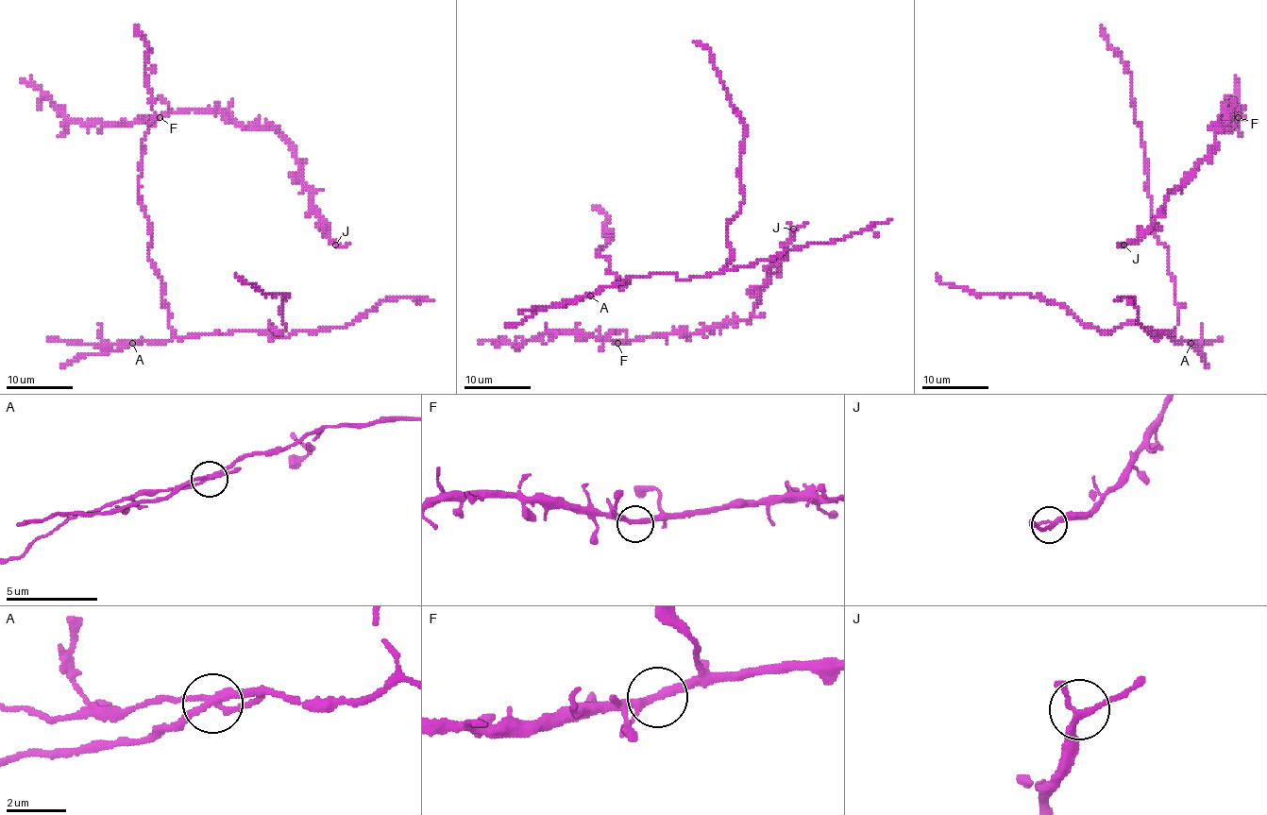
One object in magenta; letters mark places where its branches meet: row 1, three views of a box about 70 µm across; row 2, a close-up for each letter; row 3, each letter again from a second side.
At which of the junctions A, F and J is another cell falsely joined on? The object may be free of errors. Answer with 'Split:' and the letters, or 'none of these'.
Split: A

